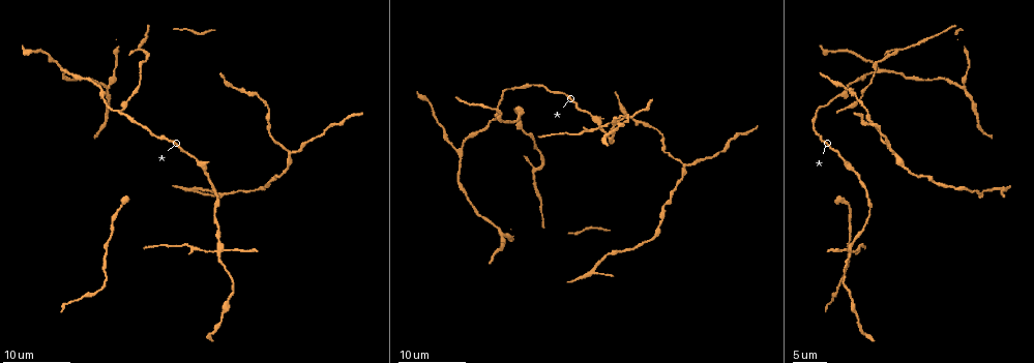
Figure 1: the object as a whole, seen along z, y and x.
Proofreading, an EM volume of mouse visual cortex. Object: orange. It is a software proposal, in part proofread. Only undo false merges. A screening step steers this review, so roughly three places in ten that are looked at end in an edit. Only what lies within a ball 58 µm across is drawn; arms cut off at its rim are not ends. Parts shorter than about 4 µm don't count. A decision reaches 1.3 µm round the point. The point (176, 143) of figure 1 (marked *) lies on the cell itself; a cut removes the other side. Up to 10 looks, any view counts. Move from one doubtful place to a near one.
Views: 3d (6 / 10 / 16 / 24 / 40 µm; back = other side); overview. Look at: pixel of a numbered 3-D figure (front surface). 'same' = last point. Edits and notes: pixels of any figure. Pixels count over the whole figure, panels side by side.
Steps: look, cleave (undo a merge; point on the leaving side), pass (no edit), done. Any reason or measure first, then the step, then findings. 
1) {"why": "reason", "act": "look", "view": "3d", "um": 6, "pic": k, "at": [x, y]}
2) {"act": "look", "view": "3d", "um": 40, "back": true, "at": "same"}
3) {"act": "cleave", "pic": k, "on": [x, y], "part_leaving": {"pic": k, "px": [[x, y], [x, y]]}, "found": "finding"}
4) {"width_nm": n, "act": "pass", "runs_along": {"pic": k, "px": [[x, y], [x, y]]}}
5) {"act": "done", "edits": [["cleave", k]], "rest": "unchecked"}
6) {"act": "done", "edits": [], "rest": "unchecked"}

{"why": "three arms meet", "act": "look", "view": "3d", "um": 24, "pic": 1, "at": [879, 67]}

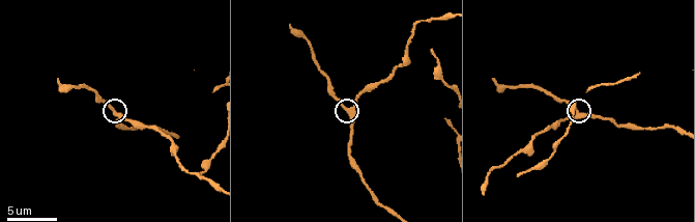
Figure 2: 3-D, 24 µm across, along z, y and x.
{"act": "look", "view": "3d", "um": 6, "pic": 2, "at": [578, 114]}

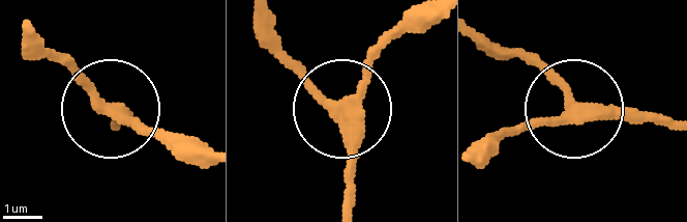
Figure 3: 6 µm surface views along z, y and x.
{"width_nm": 320, "act": "pass", "runs_along": {"pic": 3, "px": [[480, 162], [566, 106], [523, 50]]}, "found": "all the same cell"}

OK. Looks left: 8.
{"act": "look", "view": "3d", "um": 16, "pic": 1, "at": [896, 50]}

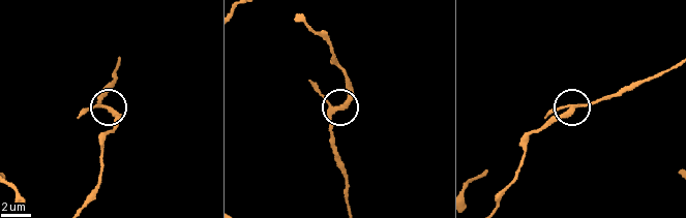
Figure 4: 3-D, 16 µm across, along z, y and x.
{"why": "closer look", "act": "look", "view": "3d", "um": 10, "pic": 4, "at": [337, 107]}

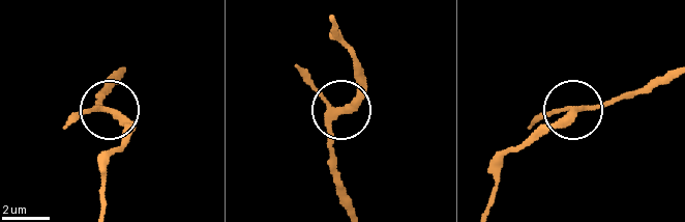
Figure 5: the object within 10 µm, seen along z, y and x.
{"act": "pass", "found": "one cell here"}

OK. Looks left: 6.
{"why": "three arms meet", "act": "look", "view": "3d", "um": 16, "pic": 1, "at": [287, 155]}

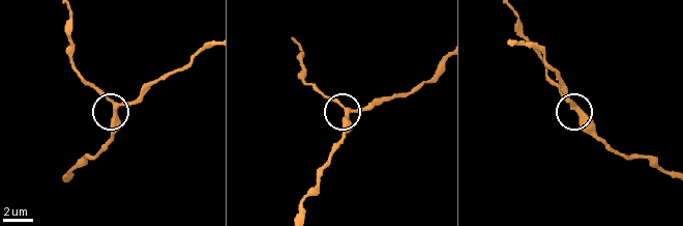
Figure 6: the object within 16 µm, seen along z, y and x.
{"act": "look", "view": "3d", "um": 6, "pic": 6, "at": [577, 108]}

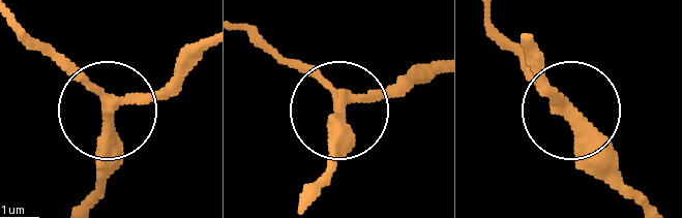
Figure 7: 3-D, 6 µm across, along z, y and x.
{"width_nm": 290, "act": "pass", "found": "one cell here"}

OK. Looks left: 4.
{"why": "thin neck", "act": "look", "view": "3d", "um": 16, "pic": 1, "at": [934, 180]}

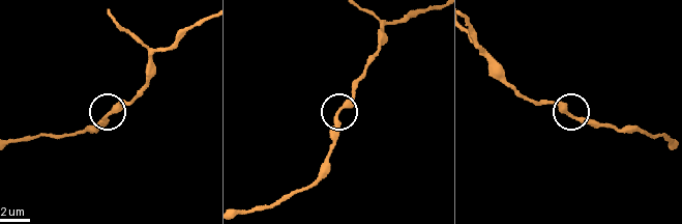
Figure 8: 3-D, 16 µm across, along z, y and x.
{"why": "zoom in", "act": "look", "view": "3d", "um": 10, "pic": 8, "at": [571, 116]}

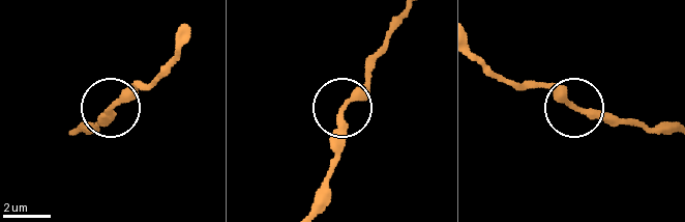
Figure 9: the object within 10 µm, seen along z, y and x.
{"act": "pass", "found": "one cell here"}

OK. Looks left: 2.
{"why": "three arms meet", "act": "look", "view": "3d", "um": 24, "pic": 1, "at": [611, 121]}

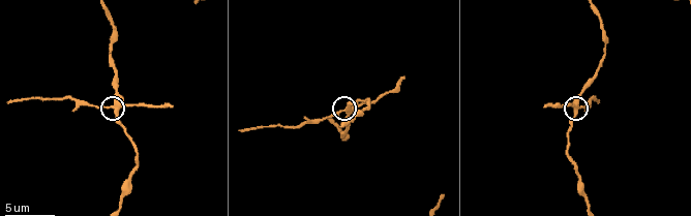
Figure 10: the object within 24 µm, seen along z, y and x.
{"why": "closer look", "act": "look", "view": "3d", "um": 6, "pic": 10, "at": [345, 112]}

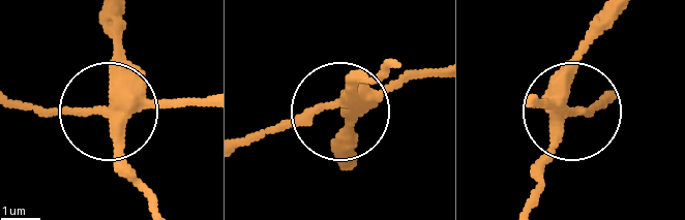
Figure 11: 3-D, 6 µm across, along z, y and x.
{"arms": 3, "act": "cleave", "pic": 11, "on": [183, 106], "part_leaving": {"pic": 11, "px": [[355, 102], [249, 135]]}, "found": "two cells meet here"}

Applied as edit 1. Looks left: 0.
{"act": "done", "edits": [["cleave", 11]], "rest": "unchecked"}

